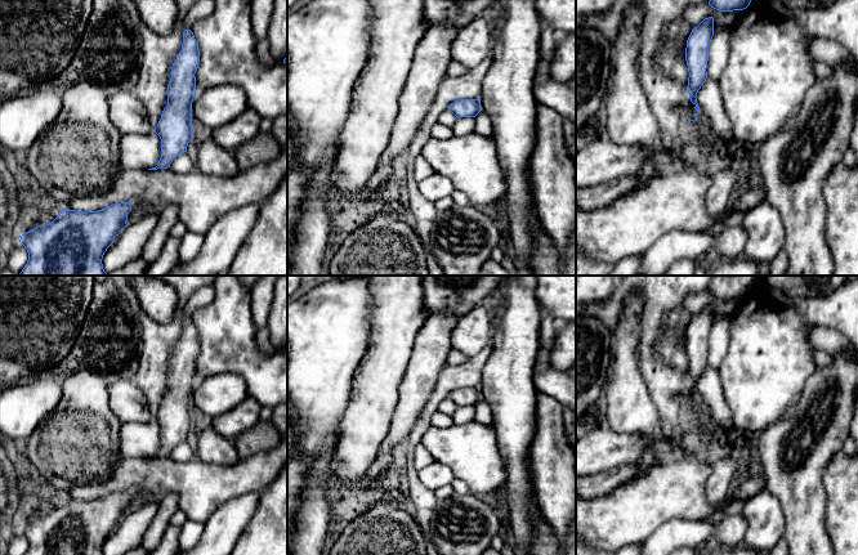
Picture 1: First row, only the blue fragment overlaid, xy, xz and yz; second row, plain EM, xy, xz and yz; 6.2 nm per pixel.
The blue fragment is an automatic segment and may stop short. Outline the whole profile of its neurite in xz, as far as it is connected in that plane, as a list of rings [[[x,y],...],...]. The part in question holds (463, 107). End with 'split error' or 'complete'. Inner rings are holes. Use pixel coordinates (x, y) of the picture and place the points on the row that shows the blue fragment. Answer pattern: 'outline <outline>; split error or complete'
outline [[[459,99],[448,106],[448,109],[456,117],[475,117],[481,111],[481,100],[478,99]]]; complete

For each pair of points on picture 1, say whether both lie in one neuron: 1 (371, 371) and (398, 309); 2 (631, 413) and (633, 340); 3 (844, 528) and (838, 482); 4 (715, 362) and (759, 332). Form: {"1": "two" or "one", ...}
{"1": "one", "2": "one", "3": "one", "4": "two"}

